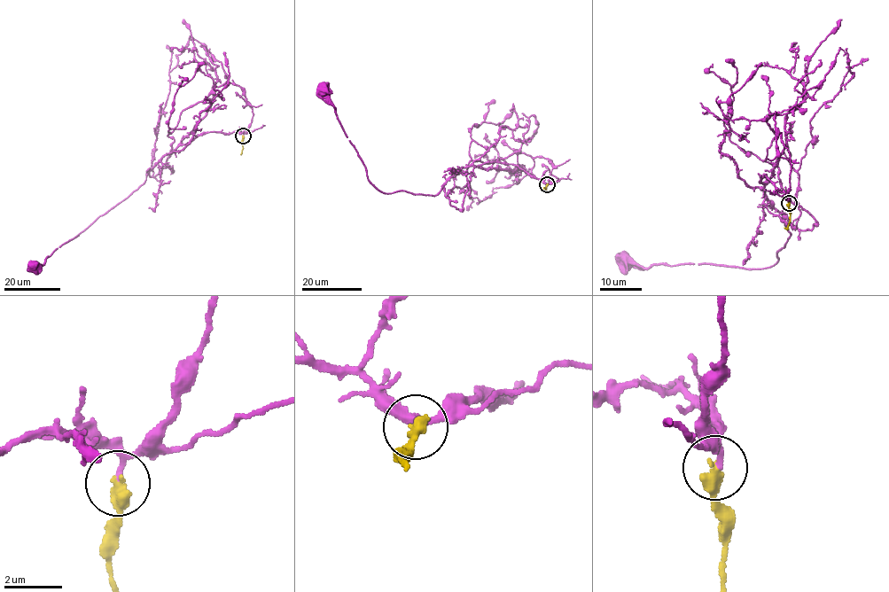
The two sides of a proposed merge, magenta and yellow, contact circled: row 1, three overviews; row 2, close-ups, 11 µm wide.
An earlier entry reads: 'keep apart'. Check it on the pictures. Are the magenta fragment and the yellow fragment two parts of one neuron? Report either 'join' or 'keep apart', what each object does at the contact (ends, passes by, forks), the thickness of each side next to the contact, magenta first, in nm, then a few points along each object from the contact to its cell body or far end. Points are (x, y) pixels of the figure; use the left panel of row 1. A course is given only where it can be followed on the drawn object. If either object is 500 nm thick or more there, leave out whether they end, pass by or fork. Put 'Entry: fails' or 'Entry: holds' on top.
Entry: fails
join | magenta passes by | yellow ends | 130/440 nm | magenta via (243, 136), (237, 131), (202, 132), (179, 144), (137, 188), (57, 248), (42, 265), (34, 266) | yellow via (243, 136), (240, 154)

